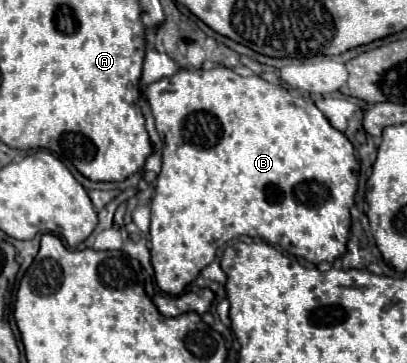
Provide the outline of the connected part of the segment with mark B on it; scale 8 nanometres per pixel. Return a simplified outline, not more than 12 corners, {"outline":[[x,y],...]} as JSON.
{"outline":[[231,68],[147,86],[157,286],[239,236],[347,252],[359,160]]}

